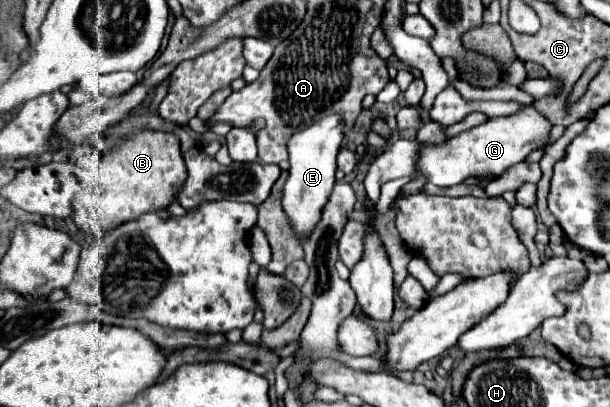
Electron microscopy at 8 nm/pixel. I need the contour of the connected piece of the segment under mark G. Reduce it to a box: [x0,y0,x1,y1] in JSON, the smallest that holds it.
[413,106,551,188]

